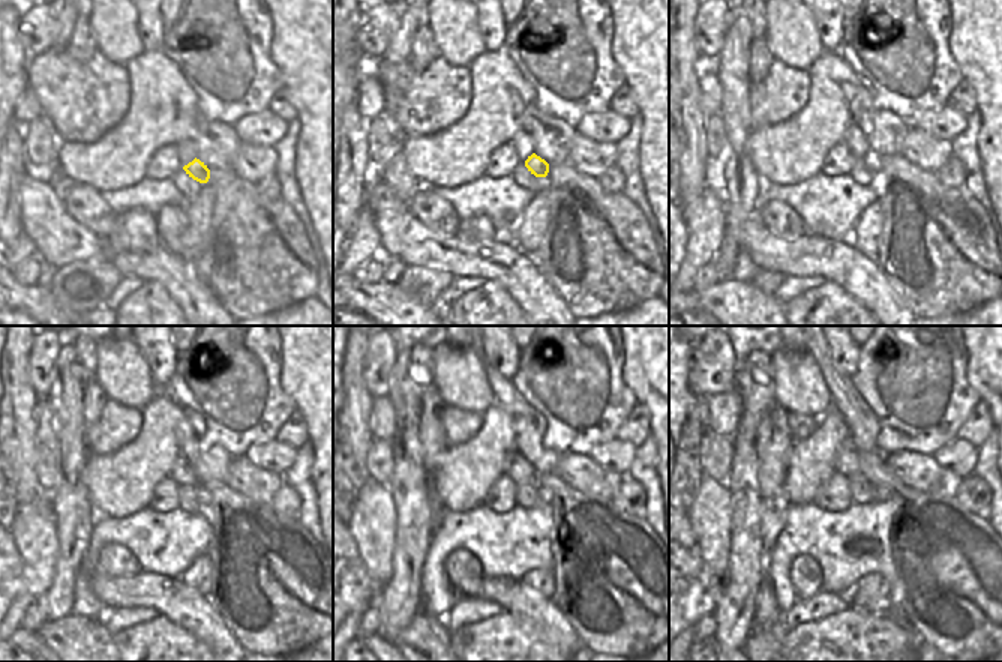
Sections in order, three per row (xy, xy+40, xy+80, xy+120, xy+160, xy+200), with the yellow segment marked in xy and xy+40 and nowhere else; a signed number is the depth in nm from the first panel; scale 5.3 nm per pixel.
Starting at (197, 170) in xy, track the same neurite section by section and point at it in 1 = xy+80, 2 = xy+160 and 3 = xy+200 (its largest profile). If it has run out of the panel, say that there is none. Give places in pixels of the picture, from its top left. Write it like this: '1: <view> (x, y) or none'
1: xy+80 (873, 162)
2: xy+160 (545, 497)
3: xy+200 (879, 493)

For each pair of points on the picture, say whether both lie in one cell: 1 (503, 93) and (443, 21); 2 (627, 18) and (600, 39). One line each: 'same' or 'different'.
1: different
2: different

